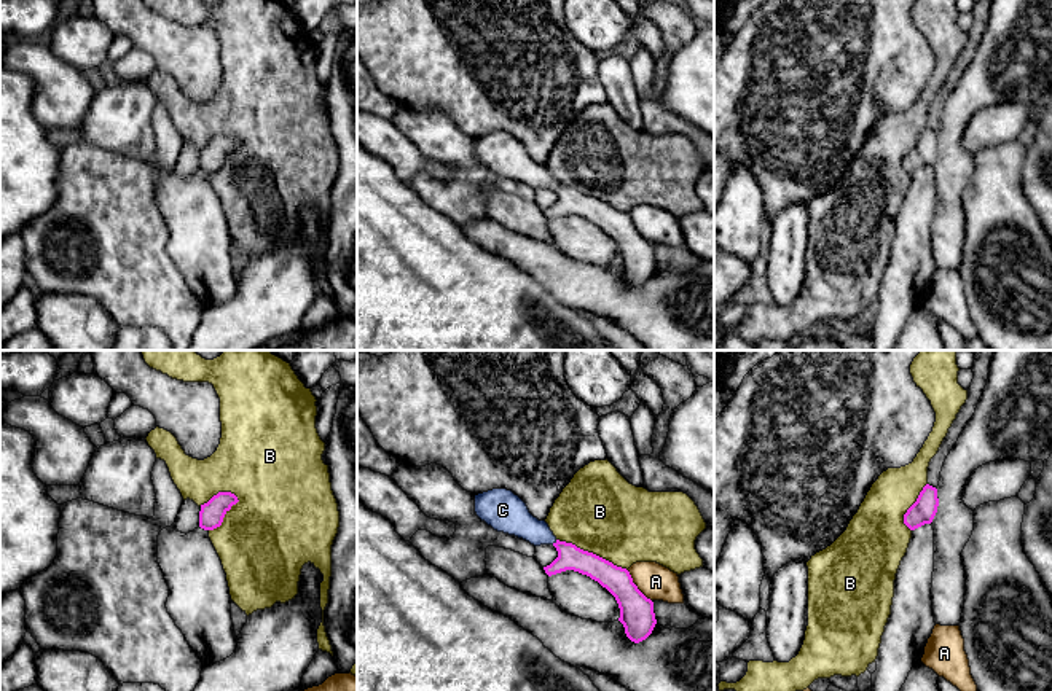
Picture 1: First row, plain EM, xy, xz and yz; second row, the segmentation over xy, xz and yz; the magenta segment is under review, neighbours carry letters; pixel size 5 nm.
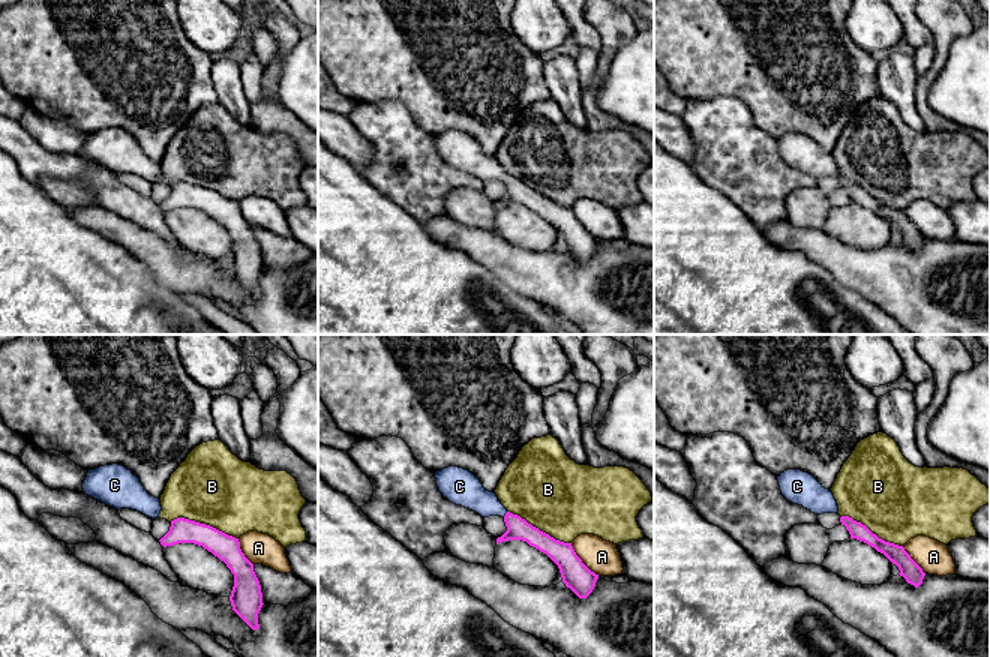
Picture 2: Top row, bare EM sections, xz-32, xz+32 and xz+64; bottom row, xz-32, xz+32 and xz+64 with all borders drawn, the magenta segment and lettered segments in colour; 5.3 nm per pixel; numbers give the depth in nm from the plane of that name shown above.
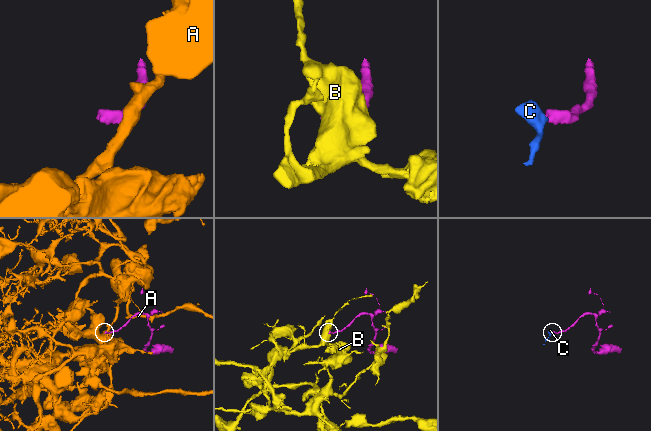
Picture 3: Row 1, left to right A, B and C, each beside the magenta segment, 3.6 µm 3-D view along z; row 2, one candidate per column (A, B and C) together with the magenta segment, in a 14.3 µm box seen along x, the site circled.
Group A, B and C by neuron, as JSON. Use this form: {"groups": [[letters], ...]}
{"groups": [["A"], ["B"], ["C"]]}

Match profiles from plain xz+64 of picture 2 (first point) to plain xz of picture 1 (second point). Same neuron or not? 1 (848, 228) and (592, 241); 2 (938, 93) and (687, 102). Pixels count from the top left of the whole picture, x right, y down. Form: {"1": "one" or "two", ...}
{"1": "one", "2": "one"}

